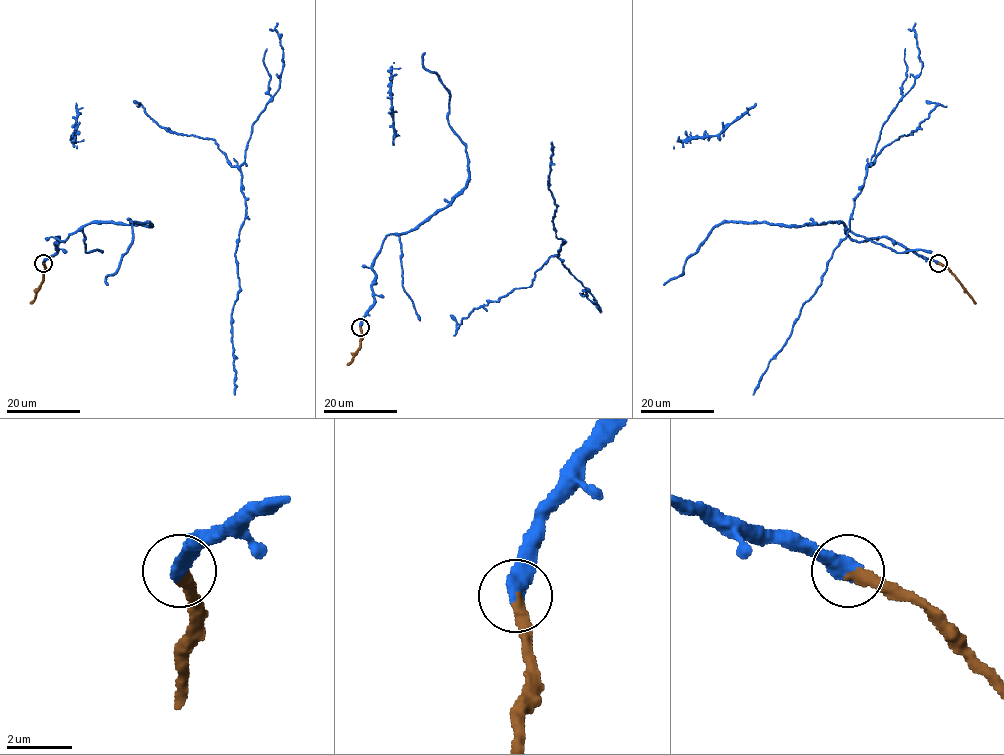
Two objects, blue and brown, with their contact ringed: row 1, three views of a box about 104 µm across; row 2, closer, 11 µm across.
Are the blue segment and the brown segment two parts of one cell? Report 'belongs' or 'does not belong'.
does not belong

